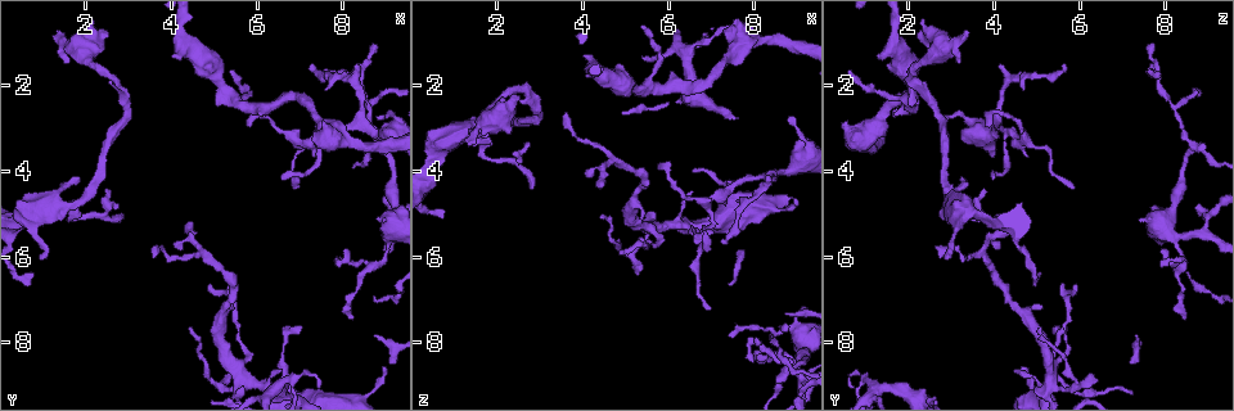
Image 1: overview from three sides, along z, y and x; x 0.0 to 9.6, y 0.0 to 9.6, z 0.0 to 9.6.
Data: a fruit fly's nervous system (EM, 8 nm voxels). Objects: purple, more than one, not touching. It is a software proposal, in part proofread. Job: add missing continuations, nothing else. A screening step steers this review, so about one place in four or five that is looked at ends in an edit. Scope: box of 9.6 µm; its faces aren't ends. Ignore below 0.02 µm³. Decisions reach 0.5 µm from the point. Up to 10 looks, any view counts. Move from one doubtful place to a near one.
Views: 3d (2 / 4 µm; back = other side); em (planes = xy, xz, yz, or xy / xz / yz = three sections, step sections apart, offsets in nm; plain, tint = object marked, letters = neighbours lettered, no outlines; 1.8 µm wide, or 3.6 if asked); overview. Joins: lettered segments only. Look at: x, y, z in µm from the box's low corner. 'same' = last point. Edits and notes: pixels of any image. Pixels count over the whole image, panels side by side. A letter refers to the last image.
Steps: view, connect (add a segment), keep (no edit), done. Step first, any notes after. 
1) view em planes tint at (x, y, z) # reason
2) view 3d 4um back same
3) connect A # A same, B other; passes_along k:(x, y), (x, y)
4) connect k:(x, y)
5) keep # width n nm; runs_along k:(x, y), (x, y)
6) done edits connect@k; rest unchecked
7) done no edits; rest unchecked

view 3d 2um at (4.30, 5.85, 4.15) # an open end

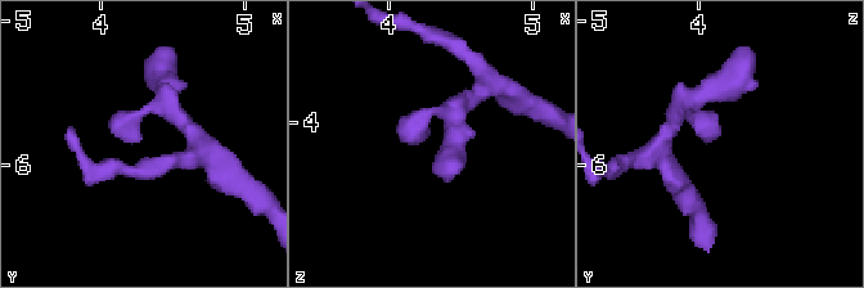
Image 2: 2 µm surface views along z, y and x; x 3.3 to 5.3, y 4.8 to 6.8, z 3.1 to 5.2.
view em xz step 4 letters at (4.26, 5.82, 4.10)

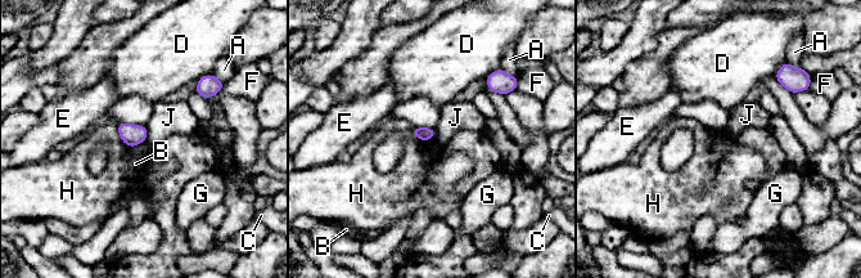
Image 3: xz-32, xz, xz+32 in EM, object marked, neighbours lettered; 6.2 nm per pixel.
keep # A other, B other, C other, D other, E other, F other, G other, H other, J other; no lettered segment goes on from it

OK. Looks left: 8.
view em planes plain at (6.60, 8.90, 5.35) # abrupt turn

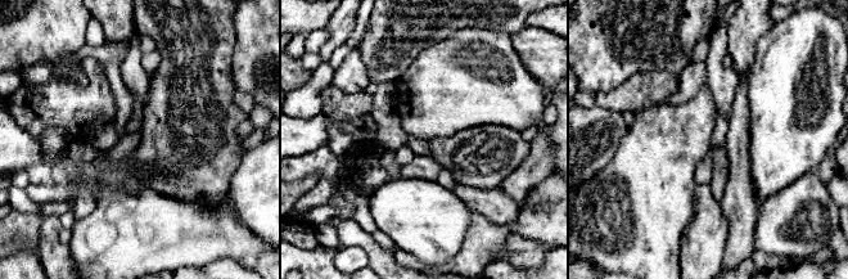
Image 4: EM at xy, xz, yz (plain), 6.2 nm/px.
view em planes letters same # what lies round it

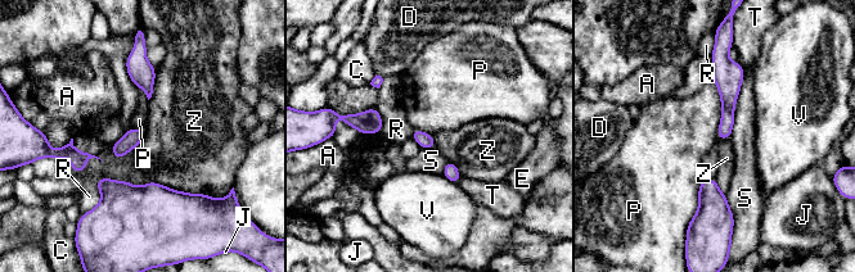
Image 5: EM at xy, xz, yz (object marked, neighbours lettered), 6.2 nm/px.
keep # A other, C other, D other, E other, J other, P other, R other, S other, T other, V other, Z other; border 5:(711, 77), (720, 100), (718, 140); no lettered segment goes on from it

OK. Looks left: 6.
view em yz step 8 letters at (4.40, 7.70, 5.10) # an open end

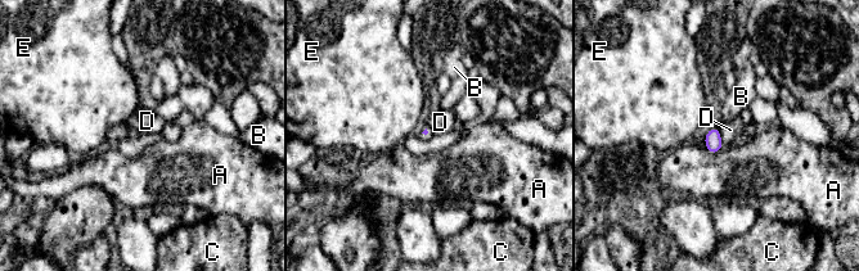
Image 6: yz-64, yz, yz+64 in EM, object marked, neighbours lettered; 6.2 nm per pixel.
view em xz step 16 letters same # cut it another way

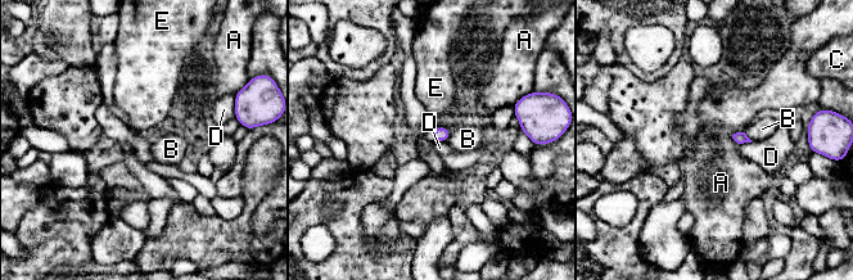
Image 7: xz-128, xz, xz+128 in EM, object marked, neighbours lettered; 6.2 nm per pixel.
keep # A other, B other, C other, D other, E other; border 7:(752, 140), (739, 144); no lettered segment goes on from it

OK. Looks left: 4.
view 3d 4um at (0.80, 6.40, 4.95) # thin end

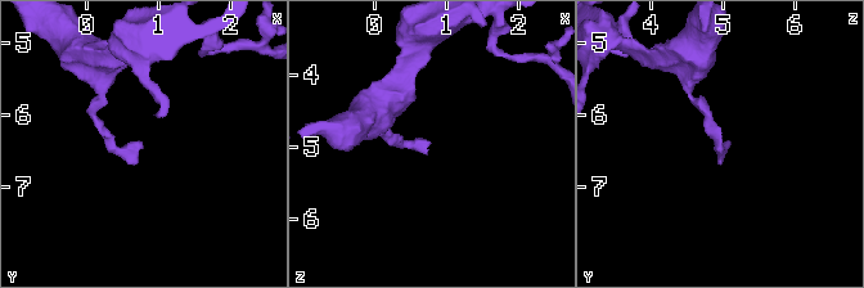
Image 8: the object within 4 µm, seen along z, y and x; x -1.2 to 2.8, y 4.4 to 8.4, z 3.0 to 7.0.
view em planes letters at (0.80, 6.40, 4.90)

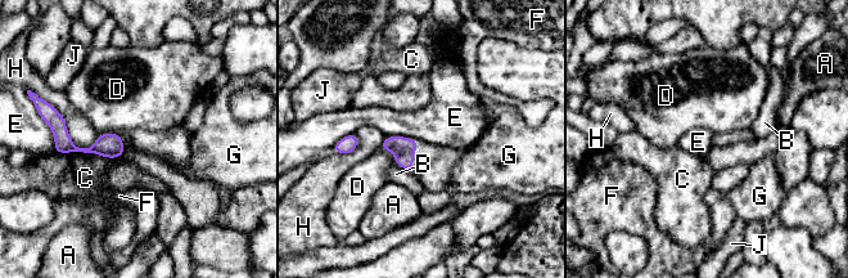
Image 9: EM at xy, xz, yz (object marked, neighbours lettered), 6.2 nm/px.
keep # width 140 nm; A other, B other, C other, D other, E other, F other, G other, H other, J other; runs_along 9:(59, 119), (72, 148), (121, 149); none of them fits

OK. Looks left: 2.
view em 3.6um planes letters at (1.95, 1.25, 2.50) # arms part here

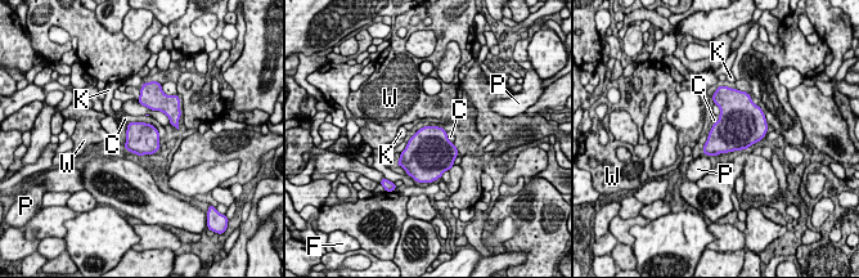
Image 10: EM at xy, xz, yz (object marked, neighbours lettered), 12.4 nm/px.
keep # C other, F other, K other, P other, W other; border 10:(127, 122), (149, 122), (160, 138); no lettered segment goes on from it

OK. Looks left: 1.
done no edits; rest unchecked

